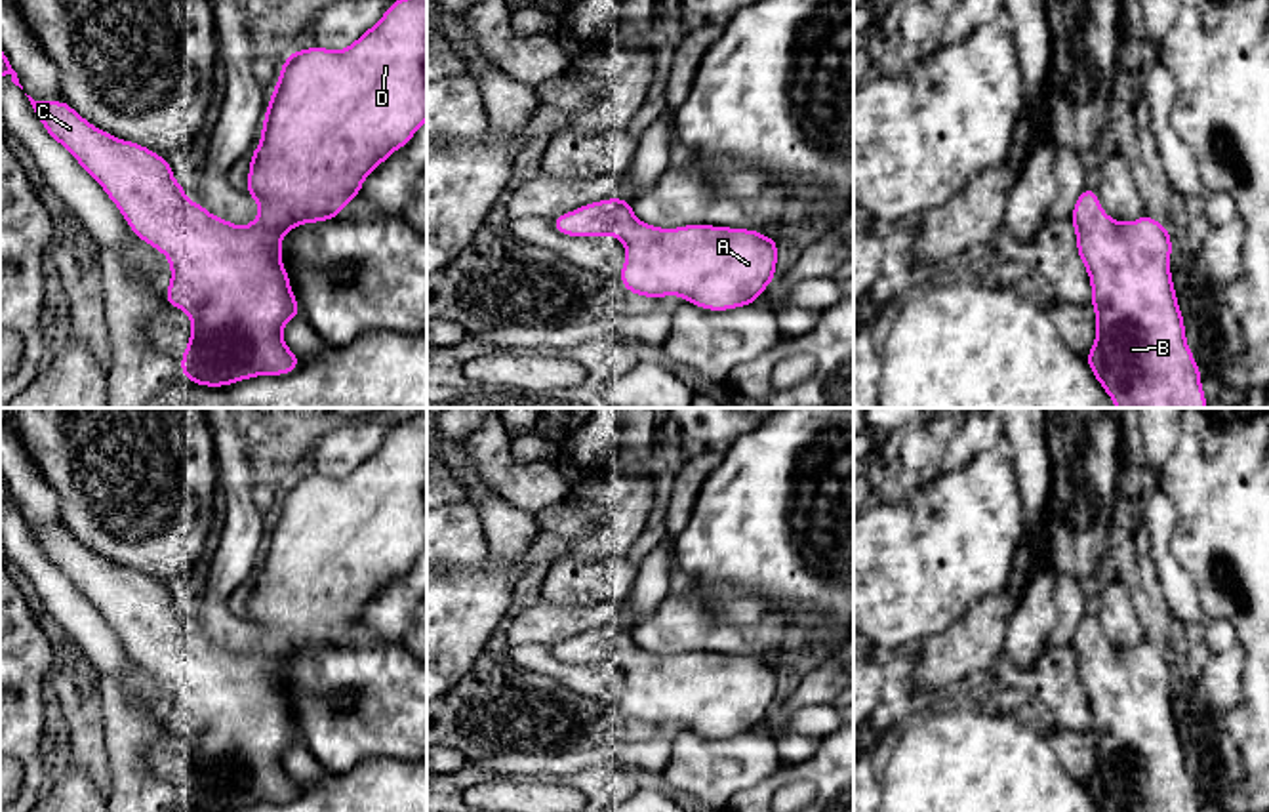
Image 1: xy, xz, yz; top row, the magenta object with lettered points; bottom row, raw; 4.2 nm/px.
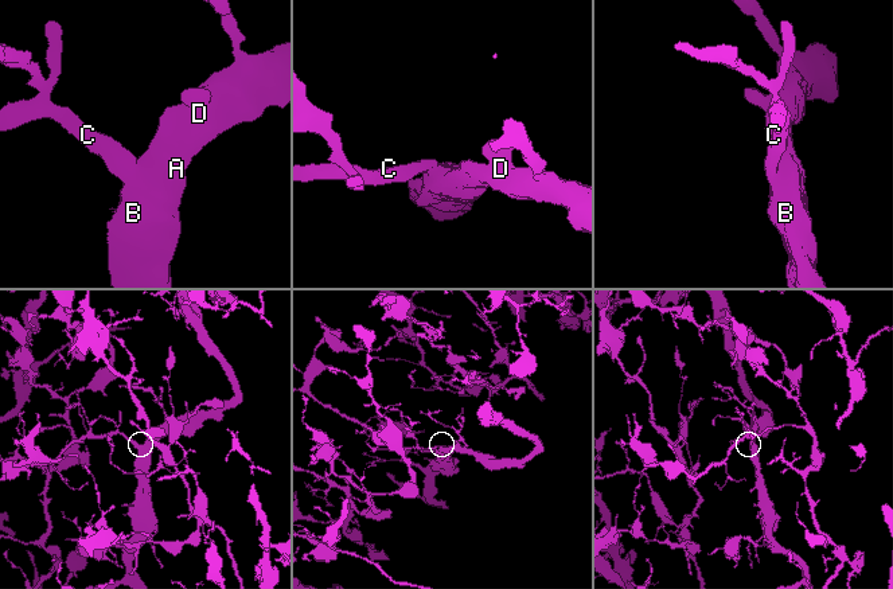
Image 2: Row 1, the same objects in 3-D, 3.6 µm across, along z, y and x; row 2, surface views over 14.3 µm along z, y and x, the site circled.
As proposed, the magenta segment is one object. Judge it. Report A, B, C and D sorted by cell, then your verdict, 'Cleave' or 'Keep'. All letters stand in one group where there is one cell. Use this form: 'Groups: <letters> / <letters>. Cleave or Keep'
Groups: A B C D. Keep

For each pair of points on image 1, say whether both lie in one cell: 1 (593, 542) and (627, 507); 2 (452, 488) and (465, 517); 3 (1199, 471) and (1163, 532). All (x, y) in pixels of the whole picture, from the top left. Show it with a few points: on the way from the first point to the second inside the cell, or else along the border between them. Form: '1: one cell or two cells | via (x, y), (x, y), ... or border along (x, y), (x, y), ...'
1: one cell | via (601, 534), (620, 515)
2: two cells | border along (467, 500), (446, 506)
3: two cells | border along (1159, 487), (1174, 511), (1174, 557)

